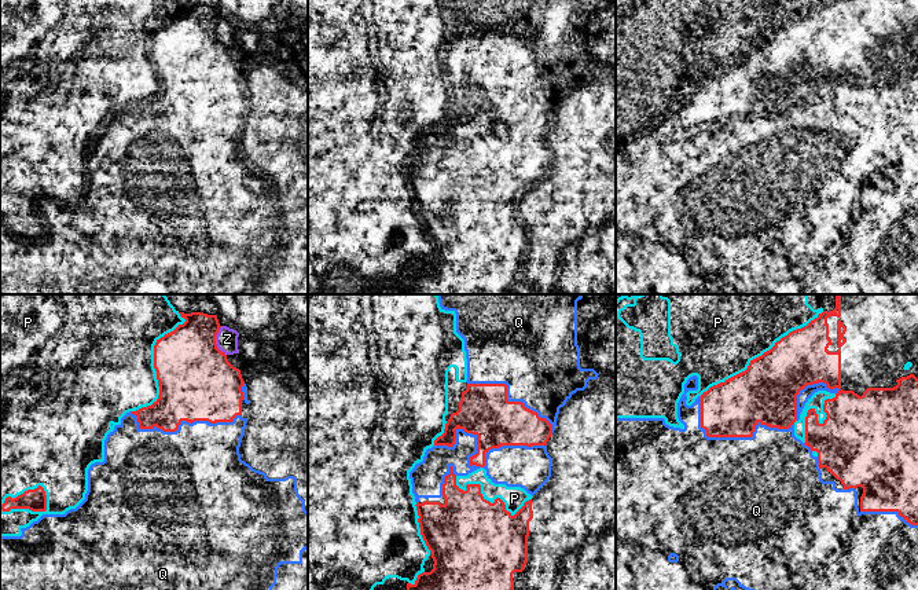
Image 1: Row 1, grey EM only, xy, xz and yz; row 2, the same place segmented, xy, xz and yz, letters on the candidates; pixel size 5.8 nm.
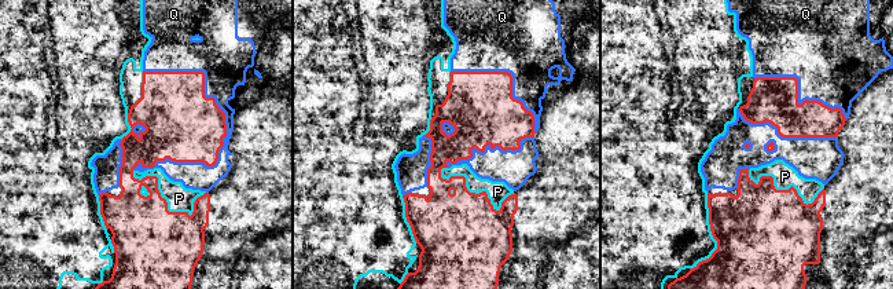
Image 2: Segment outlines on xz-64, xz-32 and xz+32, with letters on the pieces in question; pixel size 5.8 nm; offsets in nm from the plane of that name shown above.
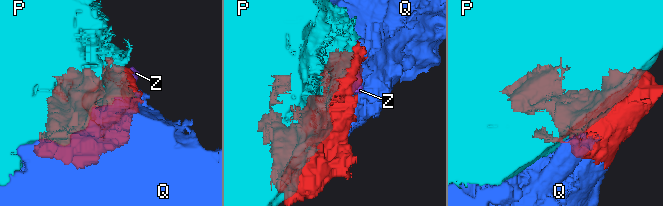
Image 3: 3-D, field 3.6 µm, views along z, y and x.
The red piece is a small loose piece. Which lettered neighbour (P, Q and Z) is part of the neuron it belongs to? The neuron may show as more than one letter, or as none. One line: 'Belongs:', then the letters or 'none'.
Belongs: Q

